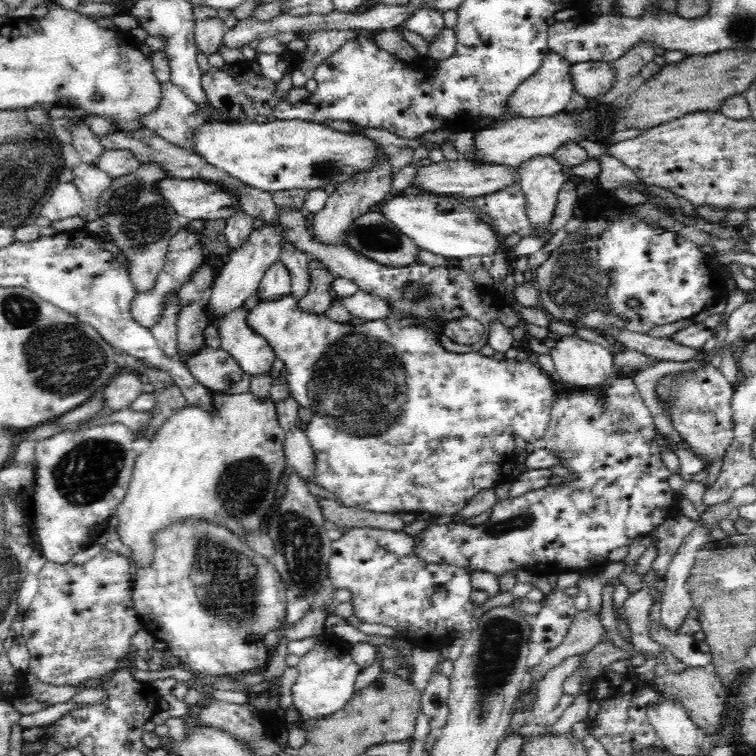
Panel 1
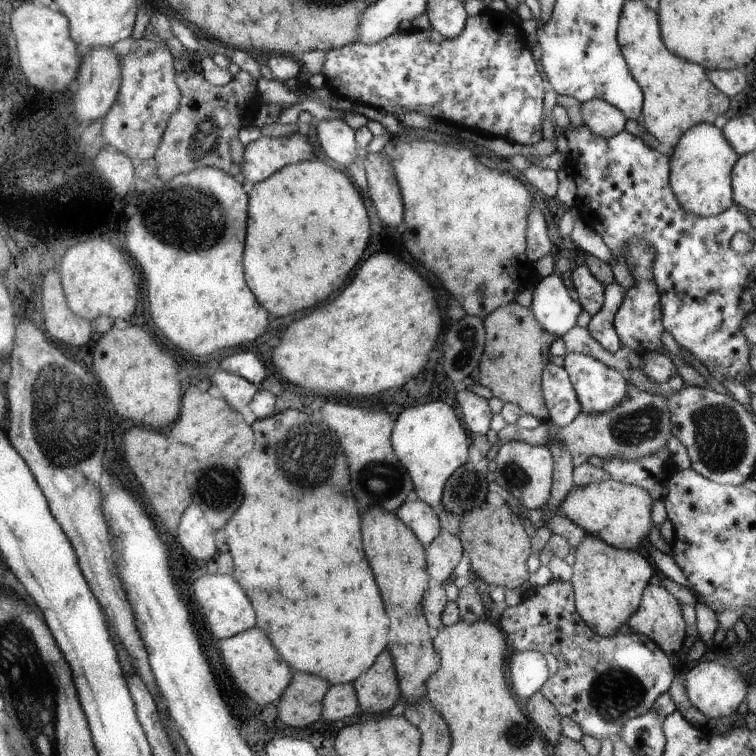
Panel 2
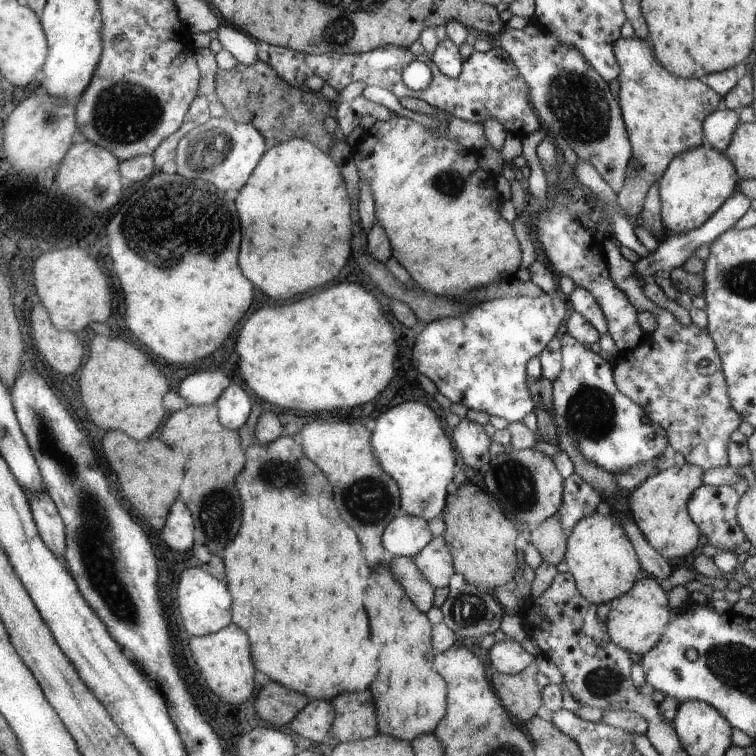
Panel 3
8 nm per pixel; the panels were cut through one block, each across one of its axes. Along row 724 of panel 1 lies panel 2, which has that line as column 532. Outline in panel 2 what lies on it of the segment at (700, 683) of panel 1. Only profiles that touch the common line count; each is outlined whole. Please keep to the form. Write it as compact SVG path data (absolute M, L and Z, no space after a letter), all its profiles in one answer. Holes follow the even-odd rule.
M542 691L532 695L525 706L528 716L534 721L540 732L544 733L545 739L554 748L563 736L562 714L559 709L542 694Z

